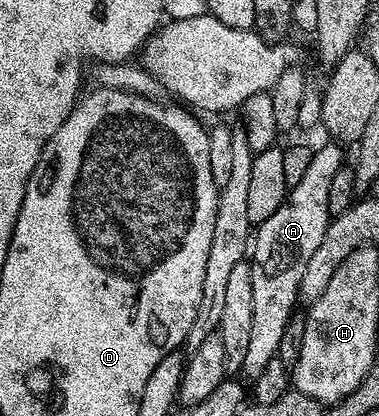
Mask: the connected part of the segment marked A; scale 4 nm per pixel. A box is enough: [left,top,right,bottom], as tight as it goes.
[241,145,346,379]

